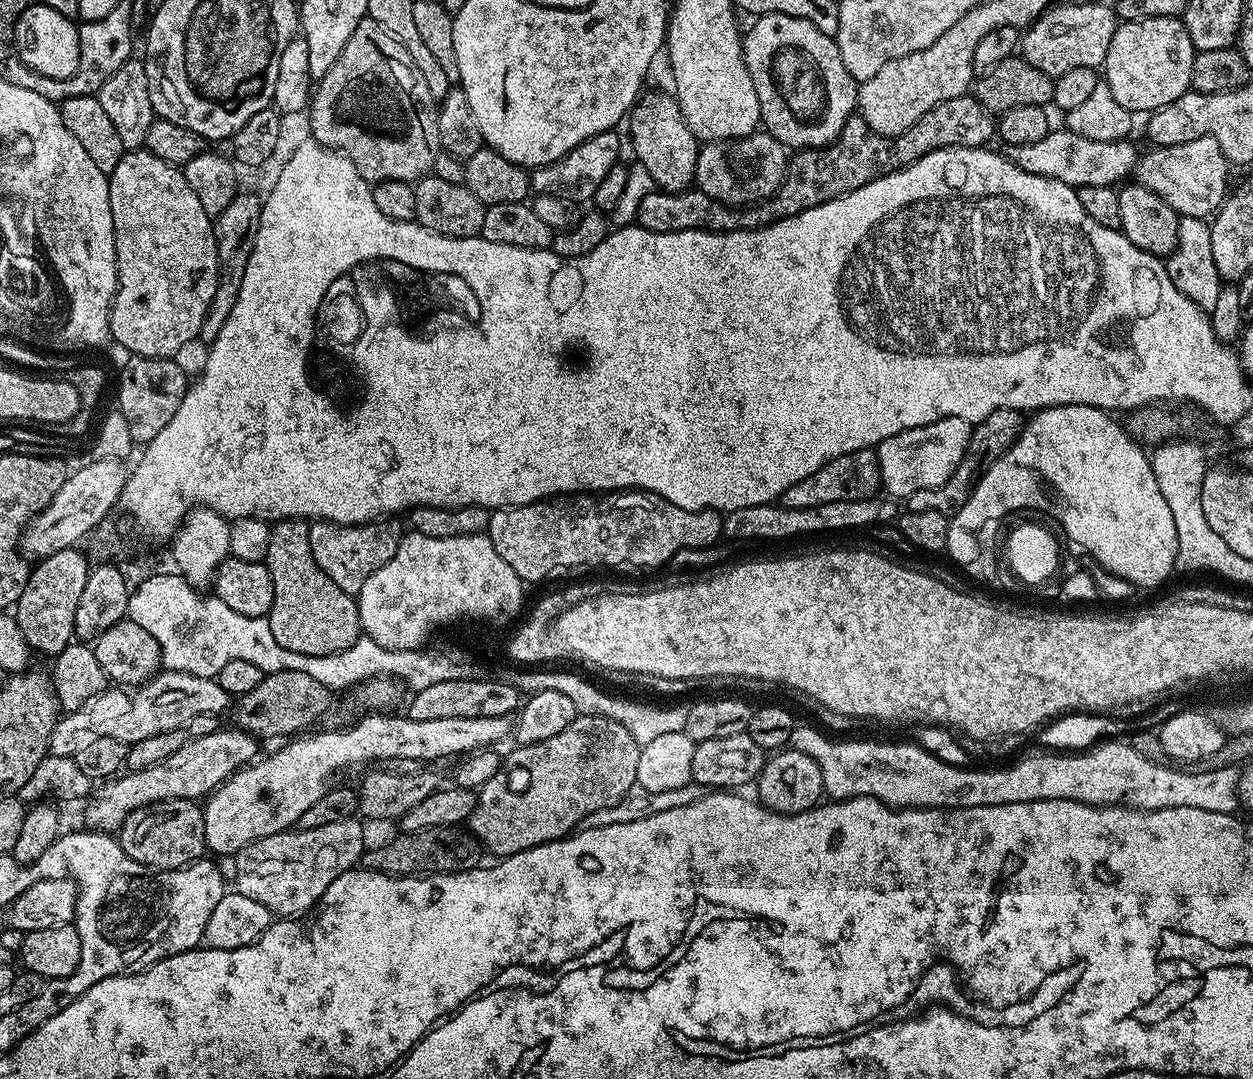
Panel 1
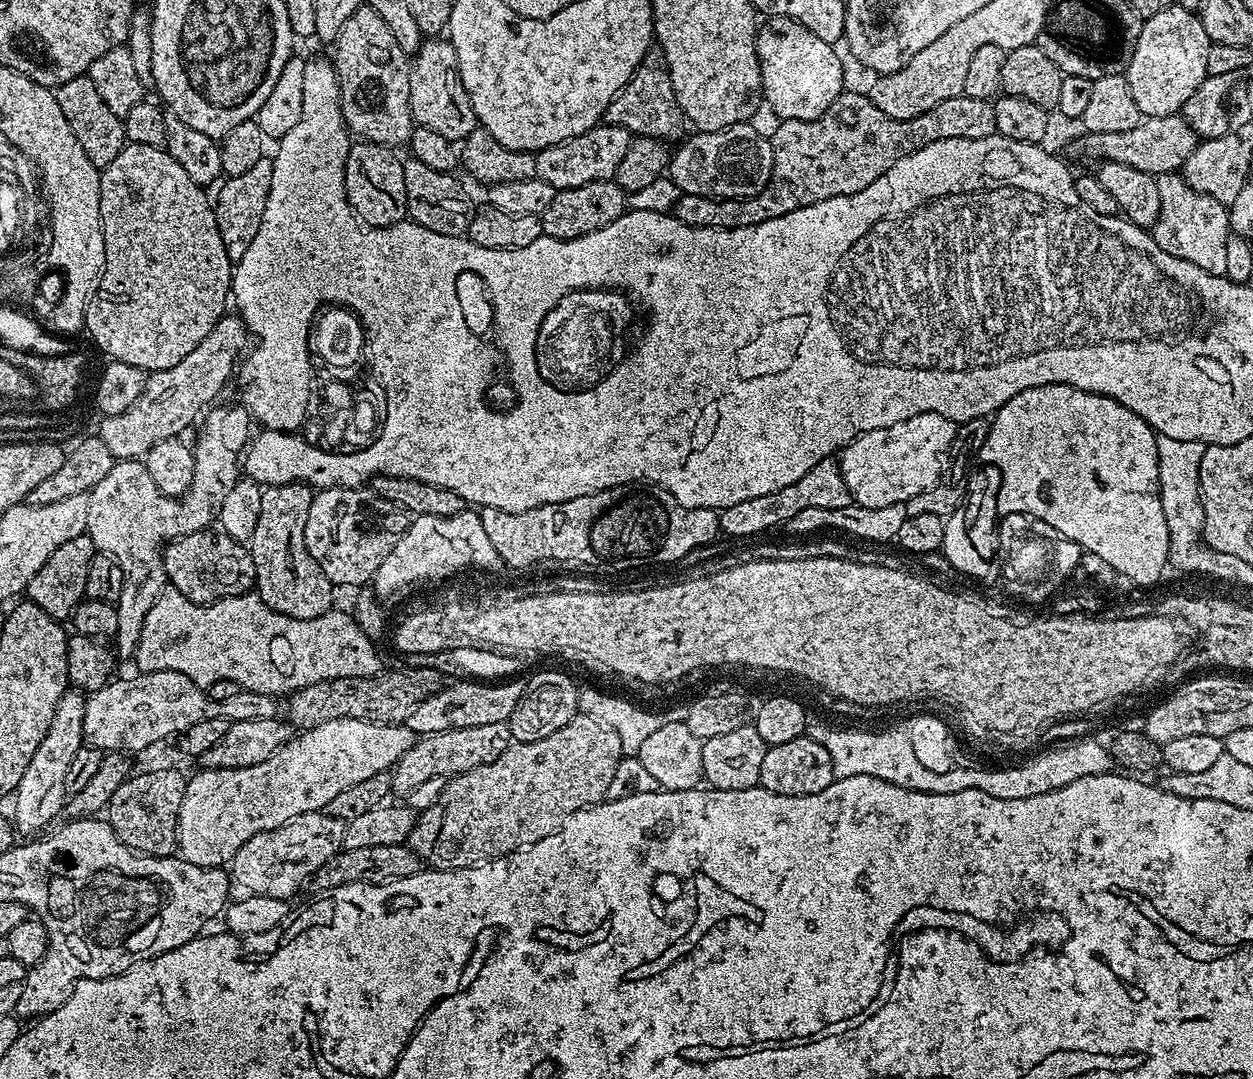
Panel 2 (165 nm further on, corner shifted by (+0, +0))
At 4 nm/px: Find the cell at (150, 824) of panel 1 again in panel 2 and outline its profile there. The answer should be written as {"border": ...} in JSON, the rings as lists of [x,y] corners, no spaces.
{"border":[[[181,770],[151,771],[149,773],[136,772],[129,775],[127,780],[114,790],[110,802],[106,807],[106,819],[109,826],[118,834],[118,838],[135,852],[142,852],[146,856],[170,856],[177,851],[176,831],[178,830],[178,818],[182,806],[182,794],[186,790],[188,780]]]}

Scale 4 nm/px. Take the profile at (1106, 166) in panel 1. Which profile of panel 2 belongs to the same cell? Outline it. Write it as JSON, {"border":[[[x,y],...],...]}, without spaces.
{"border":[[[1183,115],[1150,116],[1141,119],[1134,130],[1122,130],[1119,134],[1098,134],[1090,132],[1081,135],[1081,140],[1072,144],[1076,156],[1085,156],[1095,162],[1118,162],[1124,166],[1134,166],[1151,176],[1161,176],[1167,172],[1180,172],[1186,158],[1195,150],[1198,137],[1196,131],[1184,120]]]}

